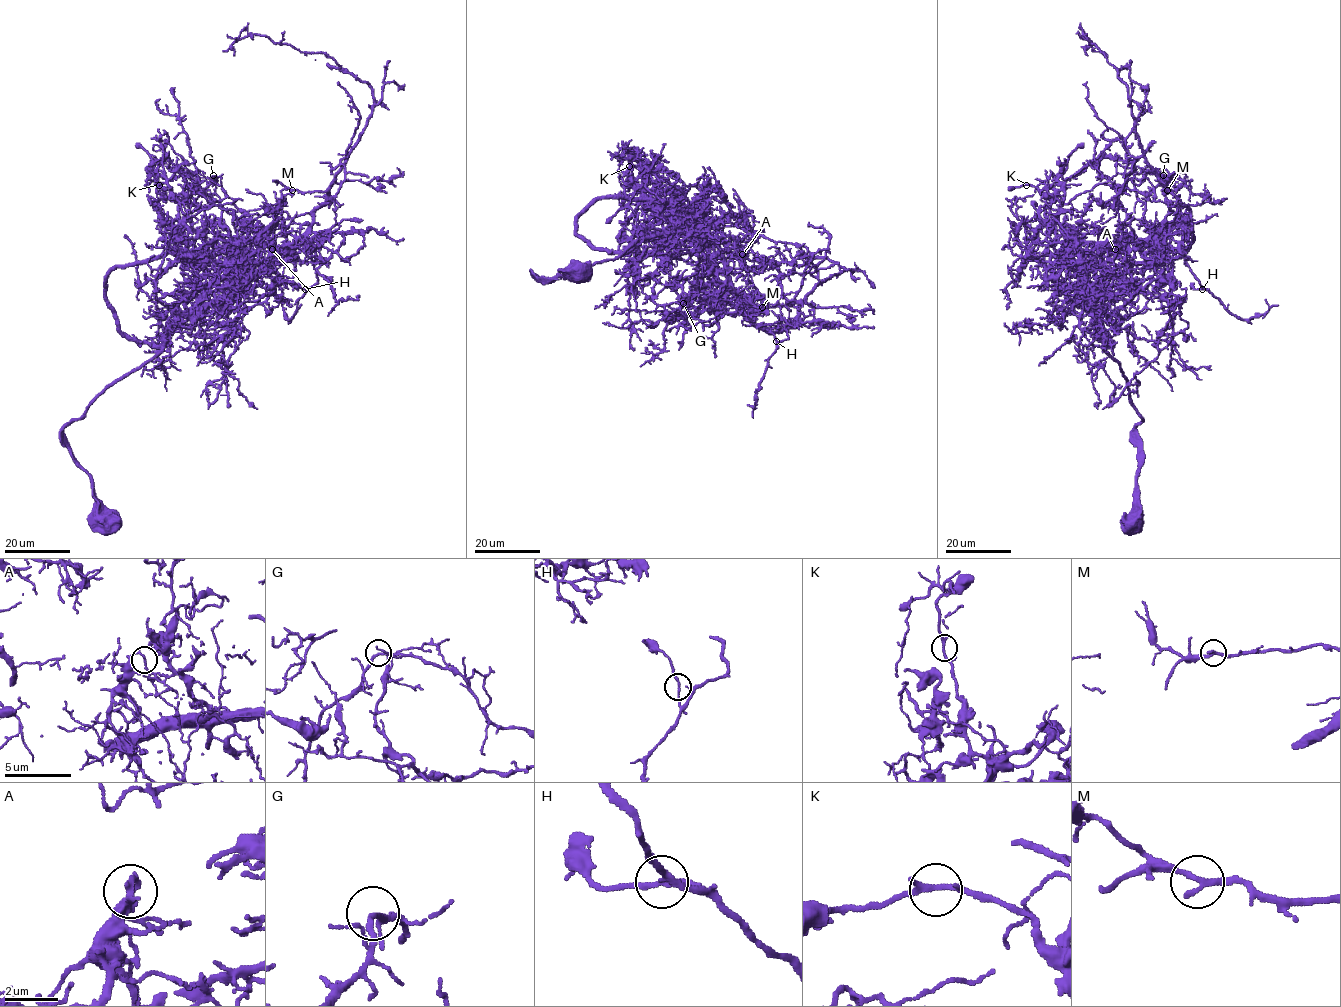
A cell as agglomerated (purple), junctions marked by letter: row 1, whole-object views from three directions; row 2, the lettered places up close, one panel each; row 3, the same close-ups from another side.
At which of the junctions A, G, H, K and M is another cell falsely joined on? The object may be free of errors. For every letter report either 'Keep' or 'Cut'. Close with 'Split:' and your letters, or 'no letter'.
A: Keep
G: Keep
H: Keep
K: Keep
M: Keep
Split: no letter

